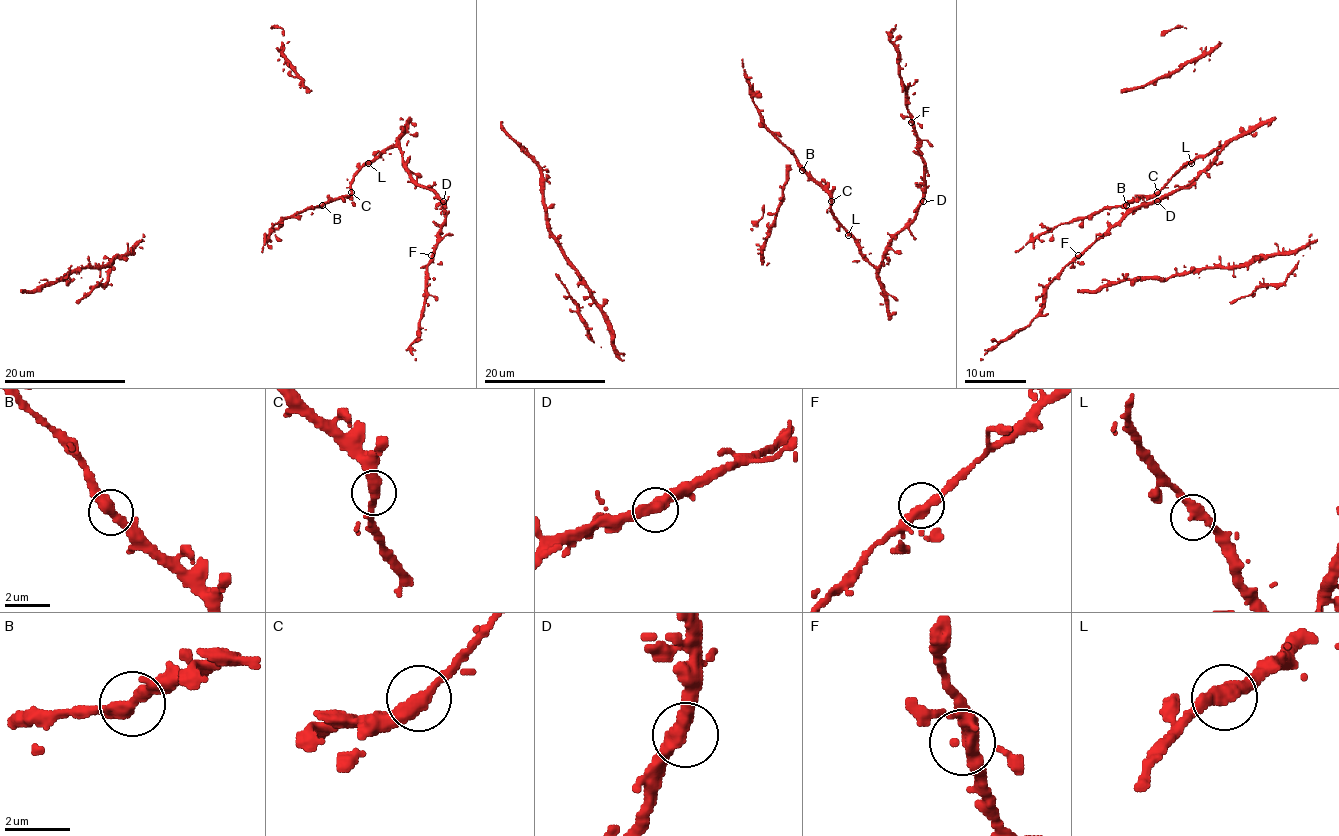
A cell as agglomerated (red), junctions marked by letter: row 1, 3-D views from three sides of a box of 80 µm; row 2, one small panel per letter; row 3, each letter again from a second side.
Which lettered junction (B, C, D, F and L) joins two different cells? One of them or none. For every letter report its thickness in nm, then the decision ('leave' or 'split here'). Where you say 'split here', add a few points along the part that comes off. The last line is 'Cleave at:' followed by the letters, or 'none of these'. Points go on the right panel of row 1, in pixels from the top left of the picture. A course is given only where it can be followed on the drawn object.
B: calibre 380 nm; leave
C: calibre 360 nm; leave
D: calibre 380 nm; leave
F: calibre 360 nm; leave
L: calibre 360 nm; leave
Cleave at: none of these

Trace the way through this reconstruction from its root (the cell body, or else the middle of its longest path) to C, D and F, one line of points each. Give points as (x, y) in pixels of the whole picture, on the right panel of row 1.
C: (1116, 206), (1125, 206), (1157, 192)
D: (1116, 206), (1154, 195), (1186, 163), (1223, 146), (1188, 184), (1165, 194), (1157, 201)
F: (1116, 206), (1154, 195), (1186, 163), (1223, 146), (1188, 184), (1151, 203), (1130, 209), (1078, 255)

